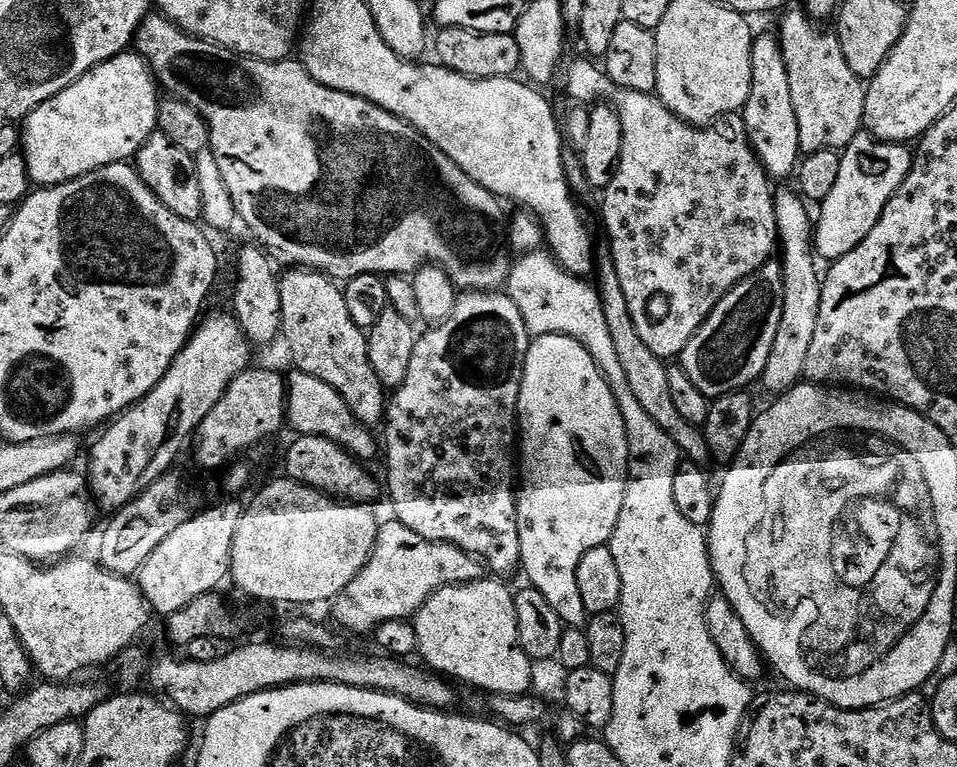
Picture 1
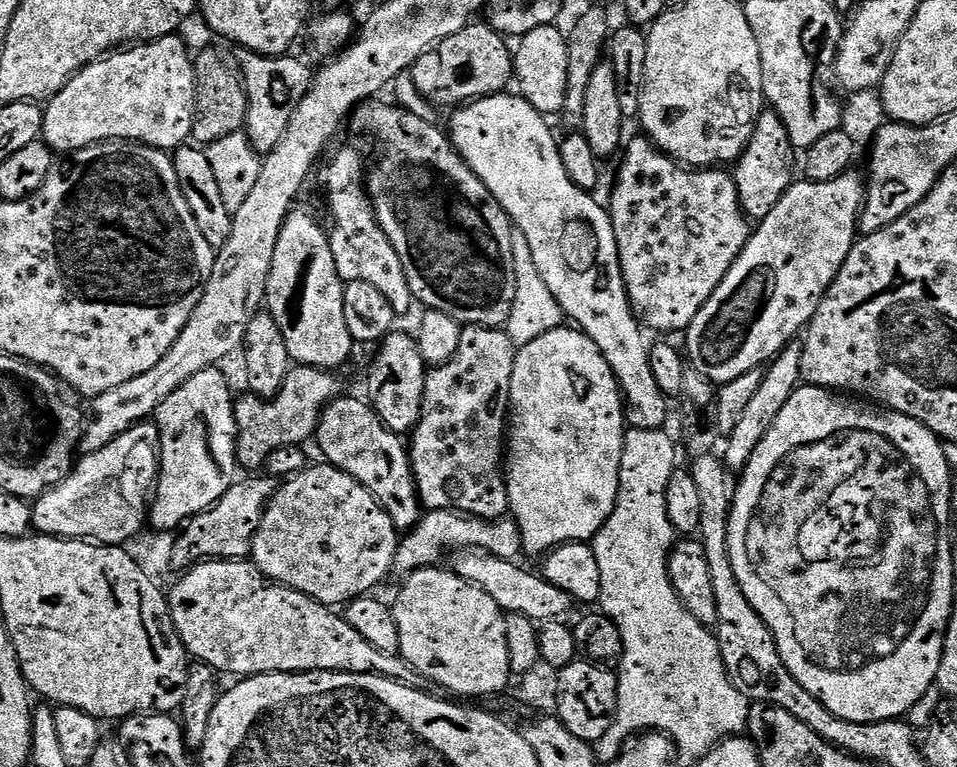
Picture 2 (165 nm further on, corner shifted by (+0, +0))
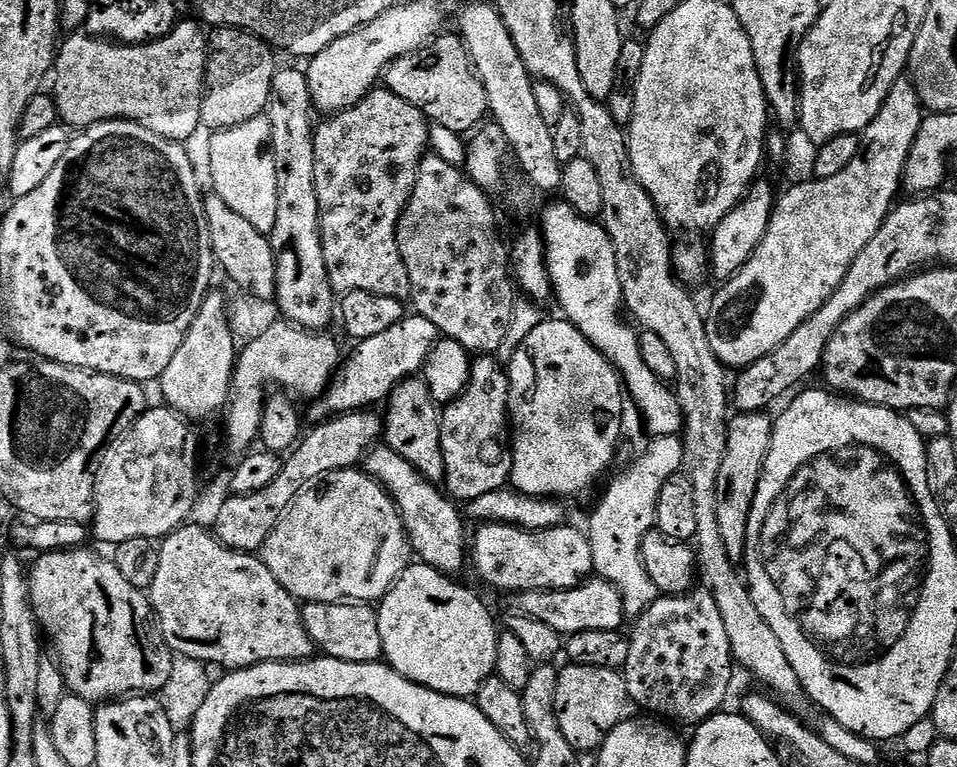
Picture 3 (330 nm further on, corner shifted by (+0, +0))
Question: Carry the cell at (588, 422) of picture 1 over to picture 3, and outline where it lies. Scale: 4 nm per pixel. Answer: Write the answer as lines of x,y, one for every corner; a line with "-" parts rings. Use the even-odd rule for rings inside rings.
563,318
557,320
541,319
540,324
530,335
526,342
518,346
511,360
507,361
508,374
508,414
510,417
510,447
512,450
512,478
511,487
515,491
527,496
543,496
545,498
565,498
564,496
580,496
588,492
600,480
600,475
612,464
616,456
616,443
620,440
620,427
624,424
624,404
626,405
626,392
615,368
609,364
608,359
579,332
573,324

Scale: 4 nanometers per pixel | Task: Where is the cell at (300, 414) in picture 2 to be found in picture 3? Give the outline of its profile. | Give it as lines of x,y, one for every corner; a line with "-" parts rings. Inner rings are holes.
415,314
405,315
403,320
394,322
390,330
385,330
383,334
378,334
374,338
366,338
355,345
356,349
352,353
347,353
346,359
336,369
336,375
328,381
328,389
324,391
323,396
319,397
311,405
306,416
312,419
312,422
323,422
335,415
344,416
348,412
358,412
371,409
372,404
383,405
387,401
389,394
398,387
404,380
411,380
423,369
426,358
430,350
436,345
438,333
434,322
430,318
422,318

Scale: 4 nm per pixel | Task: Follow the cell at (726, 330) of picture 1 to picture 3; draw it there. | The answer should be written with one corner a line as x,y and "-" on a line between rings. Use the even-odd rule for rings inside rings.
911,79
896,80
882,110
878,110
874,122
864,129
860,152
854,162
842,170
842,174
821,180
808,178
805,184
796,184
789,192
779,193
766,238
762,238
750,262
719,285
712,305
706,308
706,338
710,338
710,350
714,350
725,366
739,370
770,354
778,345
784,344
786,338
790,338
790,334
806,322
806,318
814,315
827,302
830,294
834,294
834,290
838,290
854,258
858,258
870,238
878,234
882,222
897,203
896,195
901,195
908,155
925,115
920,95

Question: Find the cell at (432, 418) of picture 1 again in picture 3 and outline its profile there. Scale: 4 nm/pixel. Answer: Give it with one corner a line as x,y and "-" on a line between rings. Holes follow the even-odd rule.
480,354
473,359
466,390
443,409
440,433
442,454
446,460
442,484
453,501
477,500
482,494
491,494
511,481
508,374
505,365
495,355

